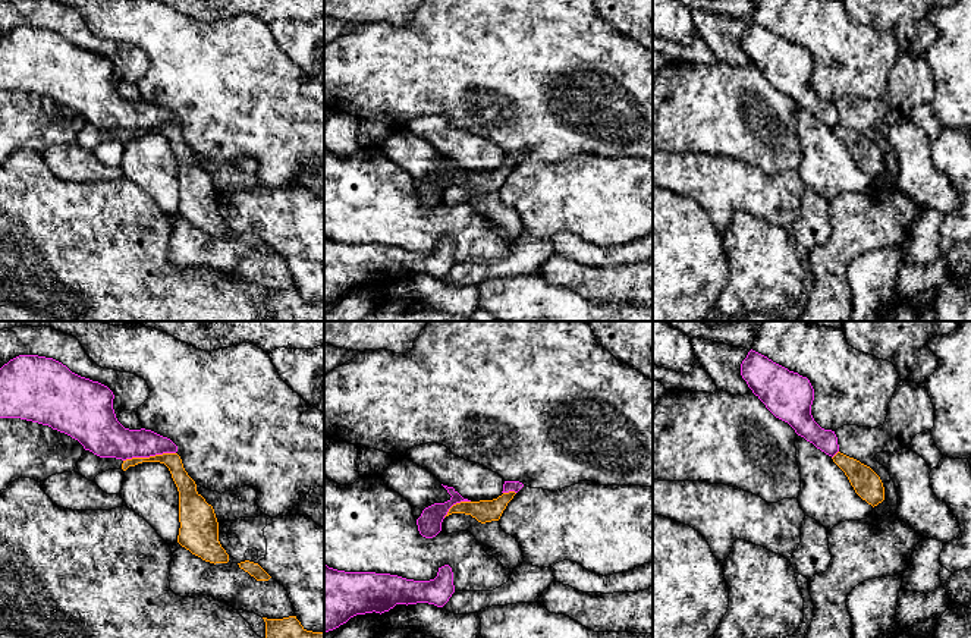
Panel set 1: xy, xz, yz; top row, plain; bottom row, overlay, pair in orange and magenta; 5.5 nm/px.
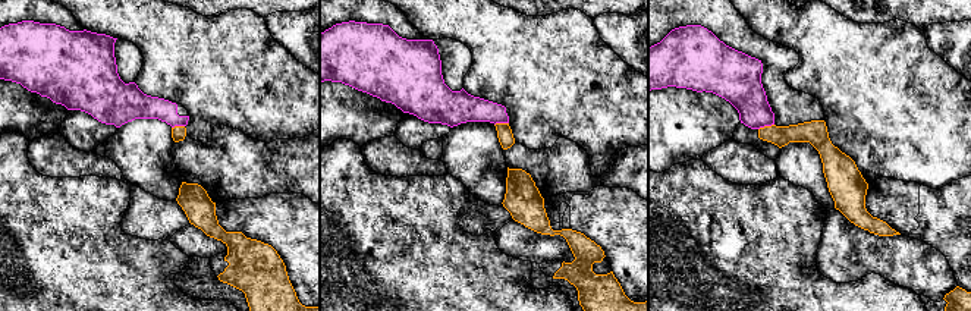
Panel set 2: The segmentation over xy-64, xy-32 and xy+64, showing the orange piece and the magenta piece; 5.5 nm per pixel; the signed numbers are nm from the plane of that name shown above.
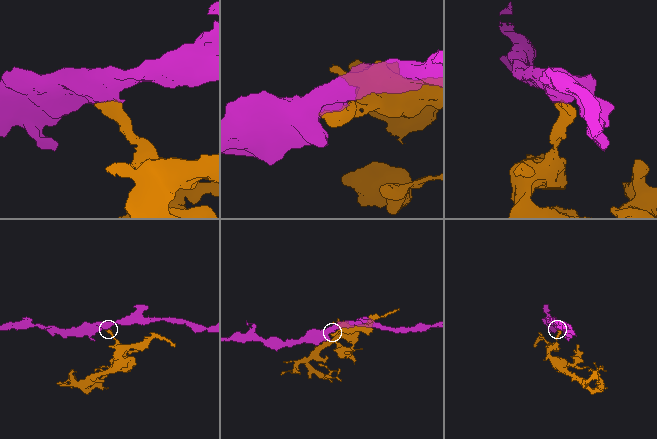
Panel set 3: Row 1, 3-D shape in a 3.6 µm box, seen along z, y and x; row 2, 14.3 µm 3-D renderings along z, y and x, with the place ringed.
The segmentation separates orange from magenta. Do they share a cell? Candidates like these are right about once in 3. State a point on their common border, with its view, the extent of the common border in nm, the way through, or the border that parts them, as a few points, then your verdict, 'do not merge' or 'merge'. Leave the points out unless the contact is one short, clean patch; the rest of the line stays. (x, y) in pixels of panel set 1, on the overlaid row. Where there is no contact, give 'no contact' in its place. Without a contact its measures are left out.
contact xy (150, 456); length 300 nm; border xy (175, 452), (132, 456), (123, 461); do not merge

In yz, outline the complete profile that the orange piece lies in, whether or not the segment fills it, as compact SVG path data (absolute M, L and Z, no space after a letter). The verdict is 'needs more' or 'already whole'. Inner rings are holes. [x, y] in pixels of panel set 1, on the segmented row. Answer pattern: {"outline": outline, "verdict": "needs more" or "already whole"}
{"outline": "M838 452L833 462L845 472L855 493L873 507L884 500L880 477L867 465Z", "verdict": "already whole"}

